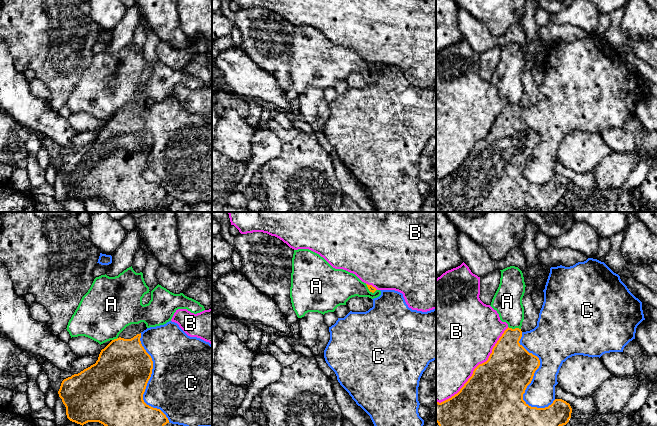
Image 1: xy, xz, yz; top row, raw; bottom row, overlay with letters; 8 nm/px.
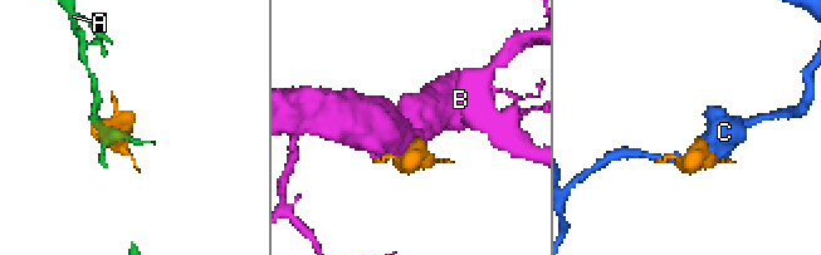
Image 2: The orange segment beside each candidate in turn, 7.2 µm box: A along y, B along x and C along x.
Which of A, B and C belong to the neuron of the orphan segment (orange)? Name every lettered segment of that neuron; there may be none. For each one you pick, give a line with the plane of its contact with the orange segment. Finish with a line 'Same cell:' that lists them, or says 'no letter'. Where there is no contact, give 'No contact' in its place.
Same cell: no letter

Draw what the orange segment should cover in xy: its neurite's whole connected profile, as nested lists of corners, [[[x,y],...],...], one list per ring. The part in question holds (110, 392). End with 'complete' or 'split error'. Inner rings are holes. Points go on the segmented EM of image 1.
[[[131,324],[101,350],[95,364],[78,374],[64,379],[58,391],[66,407],[67,418],[80,425],[88,422],[99,422],[104,426],[164,426],[169,423],[166,415],[157,408],[147,405],[143,400],[147,383],[151,377],[153,361],[141,344],[141,333],[146,330],[146,324]]] | split error

